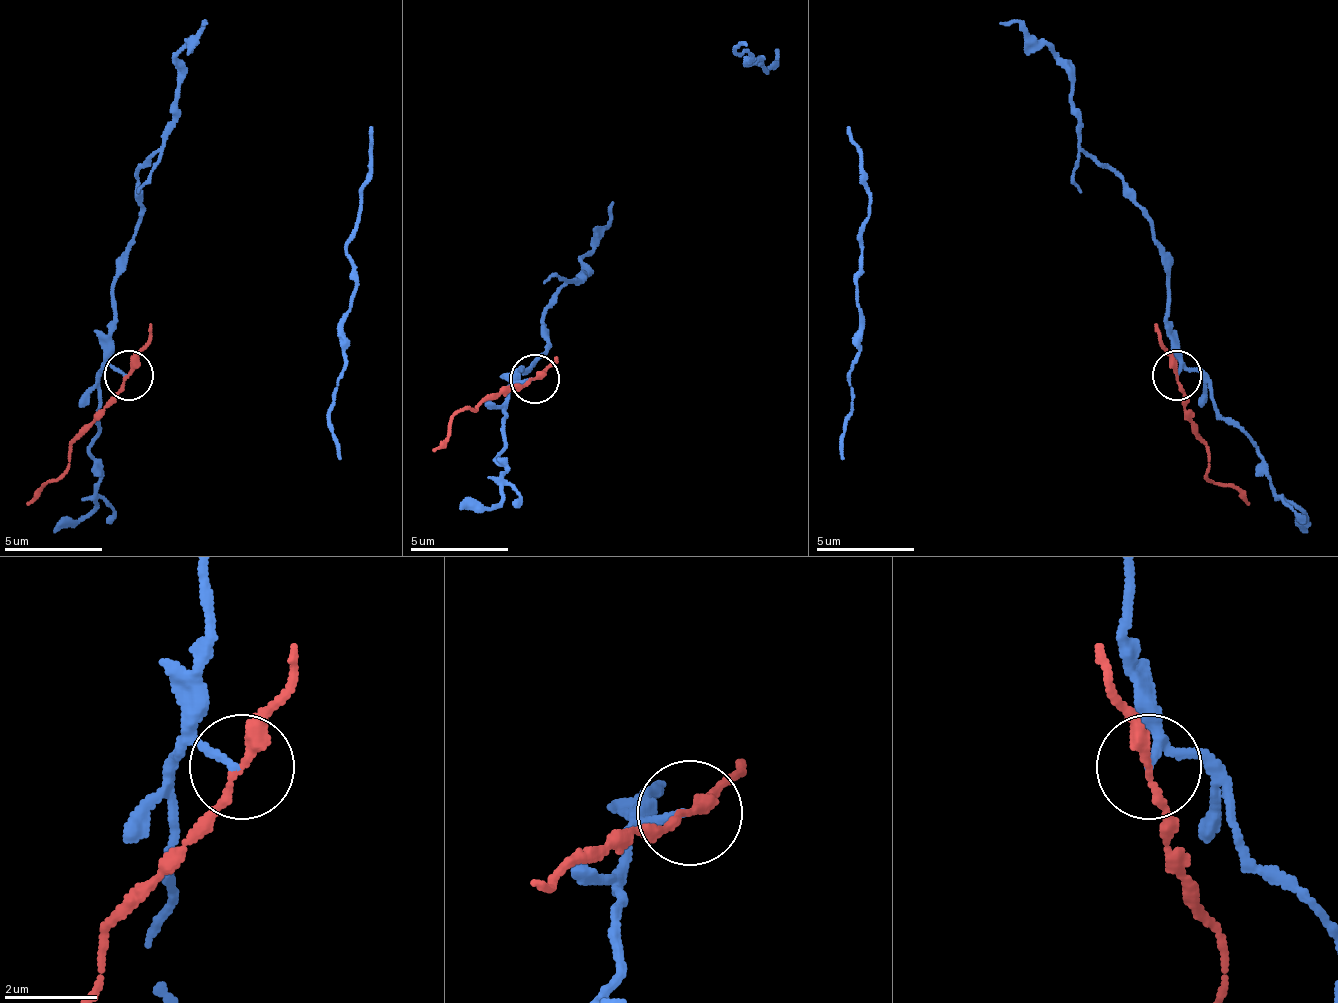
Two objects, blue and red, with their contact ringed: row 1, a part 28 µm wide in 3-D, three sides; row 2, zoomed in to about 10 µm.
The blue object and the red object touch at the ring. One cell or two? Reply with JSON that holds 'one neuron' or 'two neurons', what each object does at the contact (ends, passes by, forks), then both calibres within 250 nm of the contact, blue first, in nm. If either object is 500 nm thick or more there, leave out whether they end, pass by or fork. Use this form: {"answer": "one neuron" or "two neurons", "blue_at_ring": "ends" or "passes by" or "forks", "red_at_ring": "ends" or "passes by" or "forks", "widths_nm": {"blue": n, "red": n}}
{"answer": "two neurons", "blue_at_ring": "ends", "red_at_ring": "passes by", "widths_nm": {"blue": 150, "red": 240}}

